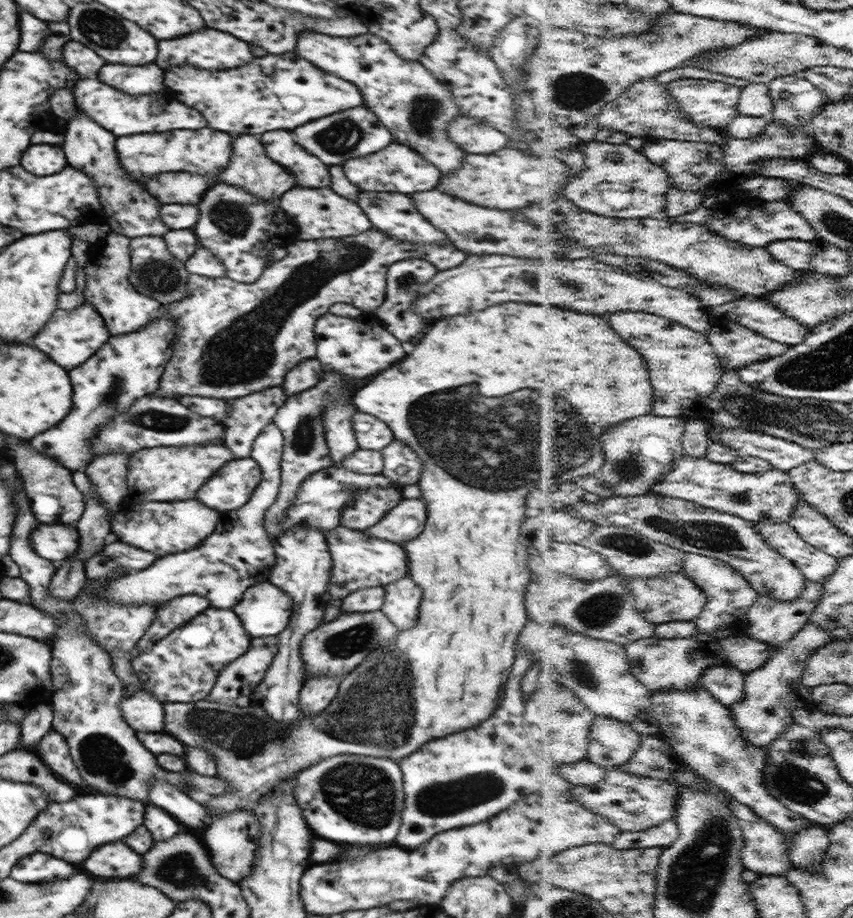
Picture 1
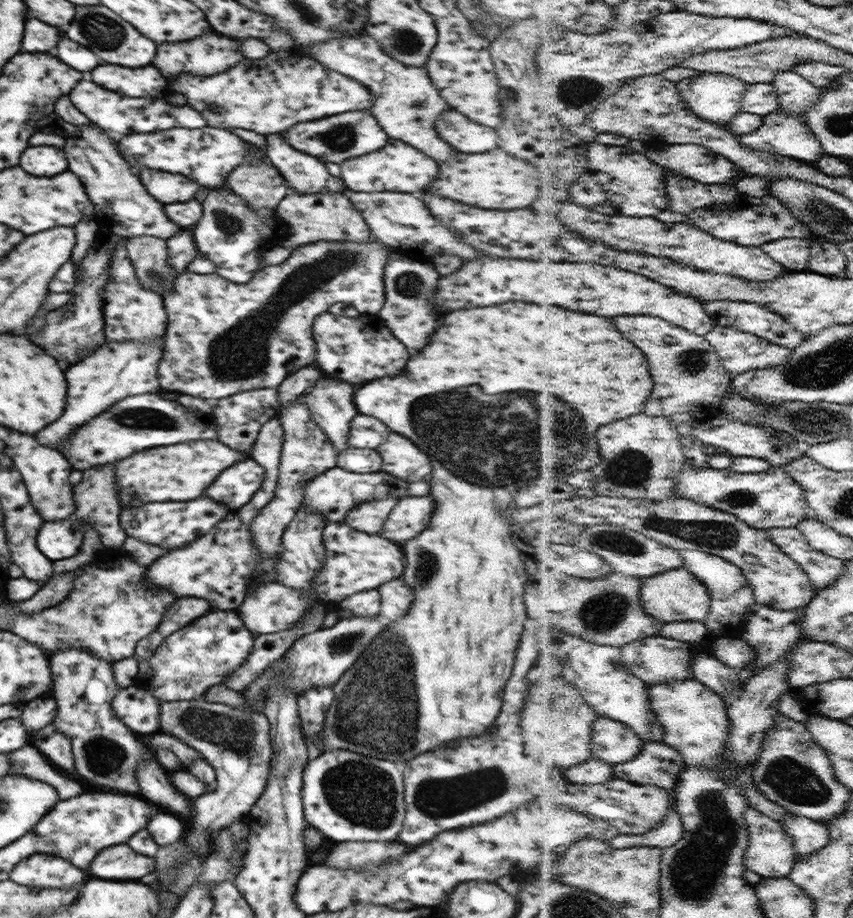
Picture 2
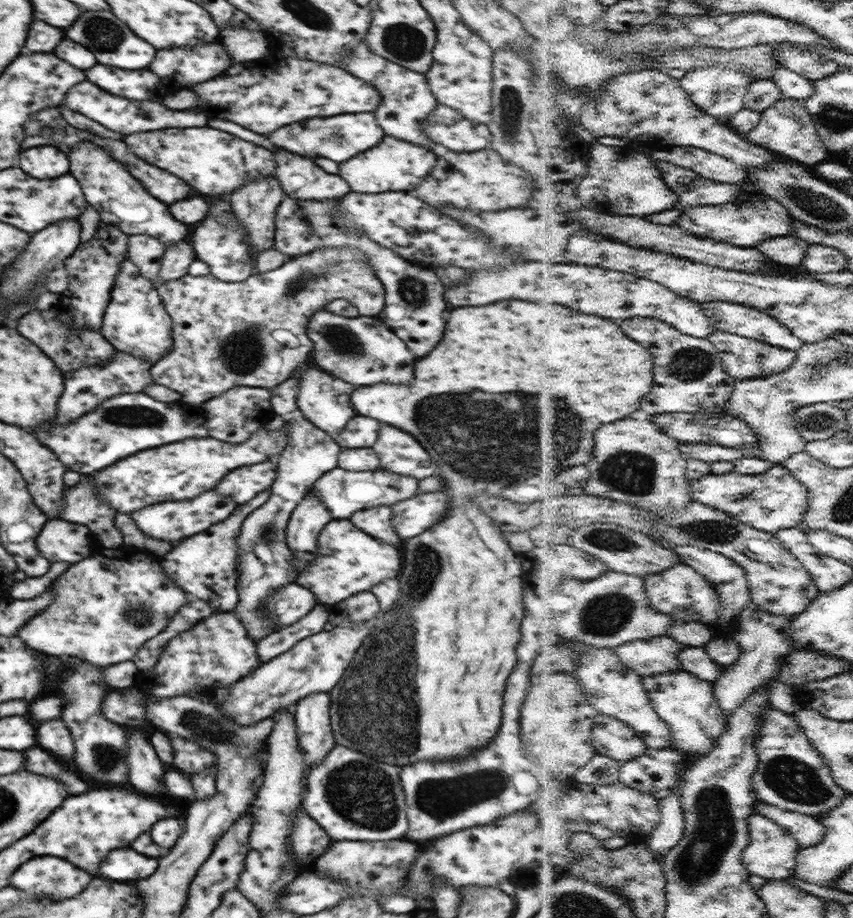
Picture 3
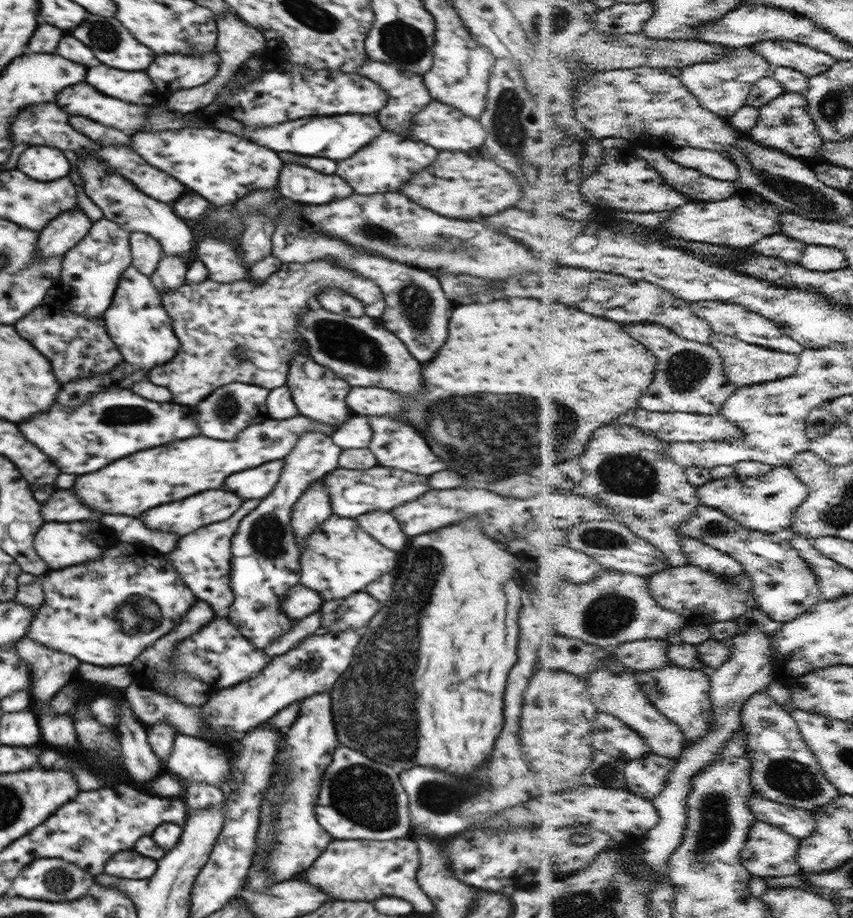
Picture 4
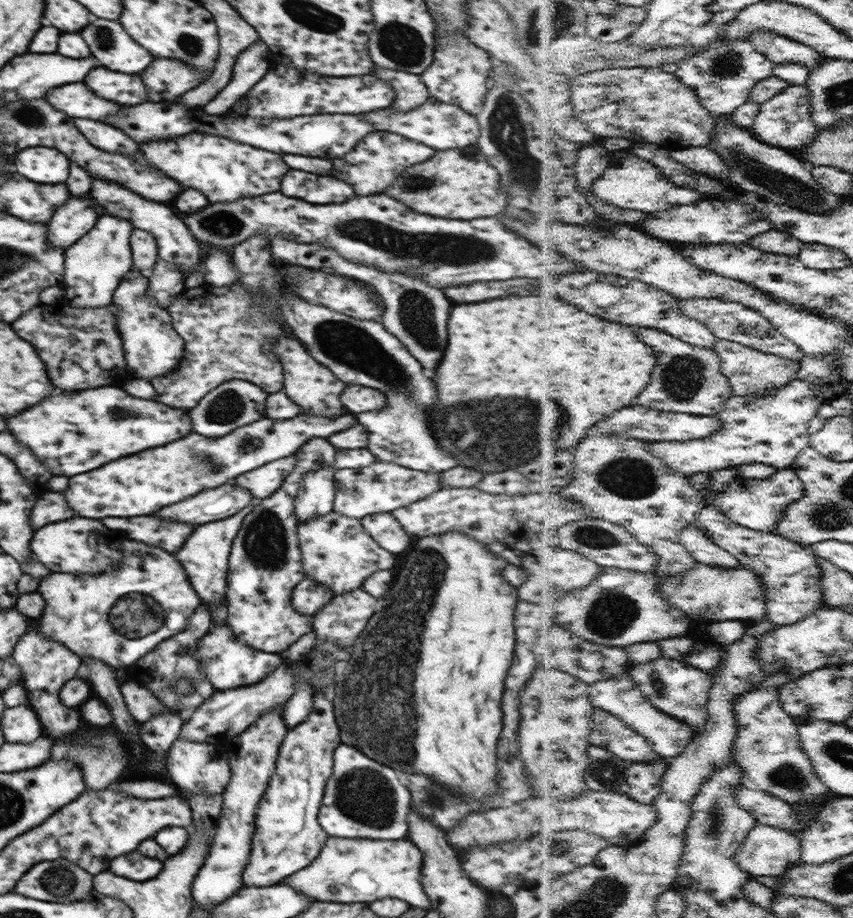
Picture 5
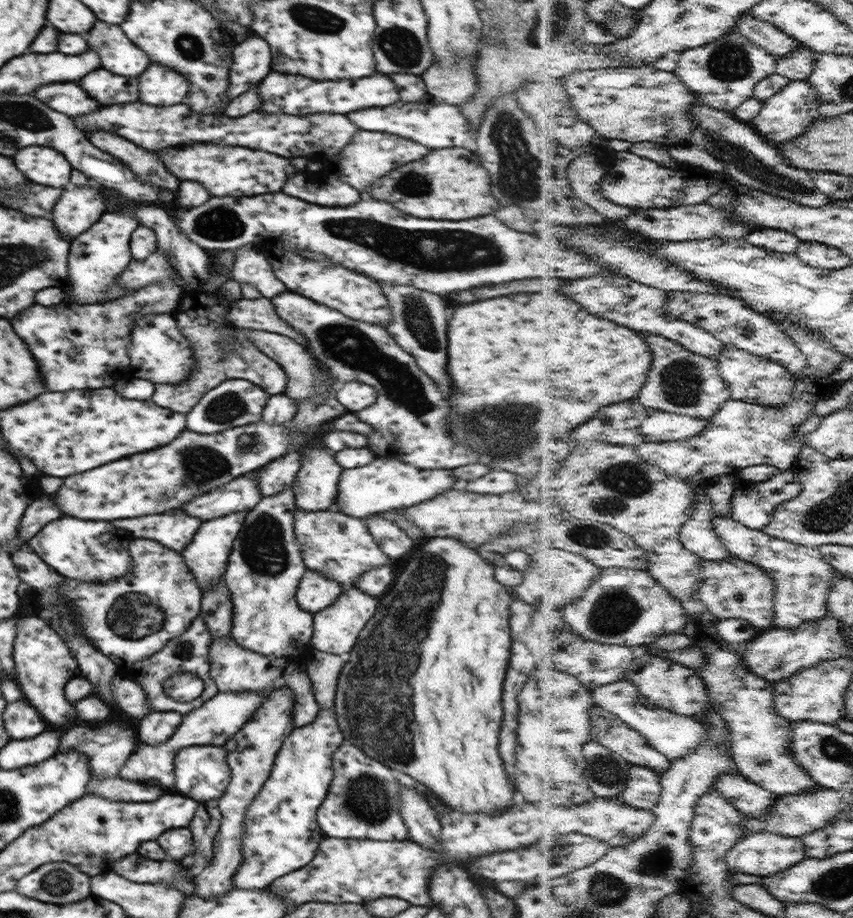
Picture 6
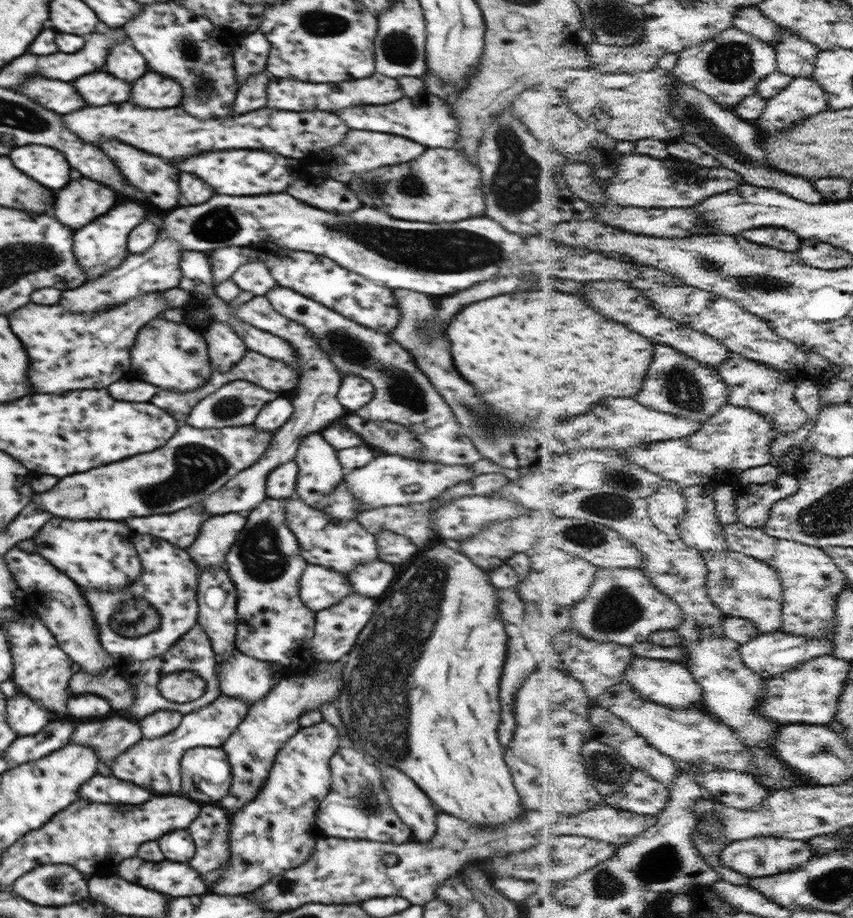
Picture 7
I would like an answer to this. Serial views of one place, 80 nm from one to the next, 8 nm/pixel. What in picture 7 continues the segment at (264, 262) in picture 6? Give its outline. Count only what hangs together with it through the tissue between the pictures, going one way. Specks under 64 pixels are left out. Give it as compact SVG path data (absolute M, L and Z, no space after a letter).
M261 260L243 264L236 269L231 279L238 285L240 291L252 292L255 296L266 296L279 285Z

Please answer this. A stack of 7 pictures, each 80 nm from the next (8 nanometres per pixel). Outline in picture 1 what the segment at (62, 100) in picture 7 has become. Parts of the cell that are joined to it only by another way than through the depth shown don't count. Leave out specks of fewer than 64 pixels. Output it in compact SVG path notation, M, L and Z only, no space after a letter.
M78 80L74 88L76 104L84 110L86 116L90 116L94 122L98 122L102 128L110 130L116 136L130 136L130 134L142 134L142 132L166 132L166 130L200 130L206 126L206 120L200 116L198 110L188 108L176 100L168 100L164 94L148 94L148 96L128 96L120 90L114 90L98 80Z

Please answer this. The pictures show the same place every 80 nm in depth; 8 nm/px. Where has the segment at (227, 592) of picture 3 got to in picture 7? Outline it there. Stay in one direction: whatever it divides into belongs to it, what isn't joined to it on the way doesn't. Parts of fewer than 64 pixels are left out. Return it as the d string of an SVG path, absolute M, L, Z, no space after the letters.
M231 512L207 518L196 540L187 548L199 570L224 566L226 553L247 523L247 513Z

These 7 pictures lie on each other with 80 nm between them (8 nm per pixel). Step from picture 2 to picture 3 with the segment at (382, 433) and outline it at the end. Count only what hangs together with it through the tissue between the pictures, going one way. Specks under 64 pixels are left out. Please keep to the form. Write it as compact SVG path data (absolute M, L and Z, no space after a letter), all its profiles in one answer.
M357 414L334 439L343 449L370 448L378 440L380 426L378 420Z

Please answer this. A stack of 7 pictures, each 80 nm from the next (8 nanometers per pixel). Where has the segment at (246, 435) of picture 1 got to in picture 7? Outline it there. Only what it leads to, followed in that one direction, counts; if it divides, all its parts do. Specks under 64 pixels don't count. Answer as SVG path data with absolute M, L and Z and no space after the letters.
M234 380L216 389L210 396L195 404L184 424L198 430L222 429L226 427L244 427L256 422L258 413L265 404L276 400L281 394L270 392L248 380Z

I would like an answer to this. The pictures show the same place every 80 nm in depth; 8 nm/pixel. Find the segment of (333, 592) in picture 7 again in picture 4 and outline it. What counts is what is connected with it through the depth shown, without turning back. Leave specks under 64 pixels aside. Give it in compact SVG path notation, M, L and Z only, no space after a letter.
M298 583L287 590L281 609L289 619L299 621L305 616L319 612L324 602L324 597L318 591Z

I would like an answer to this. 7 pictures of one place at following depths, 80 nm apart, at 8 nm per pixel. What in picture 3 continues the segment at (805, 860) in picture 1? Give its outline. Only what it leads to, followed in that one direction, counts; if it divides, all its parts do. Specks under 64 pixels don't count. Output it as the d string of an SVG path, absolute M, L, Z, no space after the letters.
M763 801L758 804L758 812L775 820L788 833L798 838L802 850L808 850L808 848L824 842L826 828L819 818L800 812L792 812L792 810L784 810L780 806L774 806Z

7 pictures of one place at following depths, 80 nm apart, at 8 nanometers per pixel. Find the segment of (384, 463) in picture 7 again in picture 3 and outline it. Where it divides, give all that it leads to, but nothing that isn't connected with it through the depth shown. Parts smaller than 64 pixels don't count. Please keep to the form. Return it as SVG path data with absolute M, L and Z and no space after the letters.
M333 468L323 474L311 487L311 492L318 497L330 511L333 519L349 519L355 512L365 508L374 508L380 504L396 504L400 500L416 496L419 480L413 476L397 475L389 470L374 470L374 472L350 472L343 468Z

